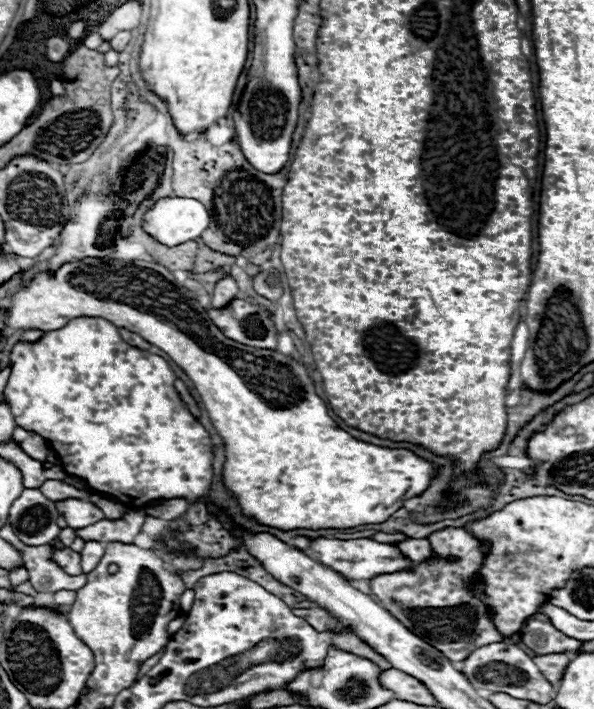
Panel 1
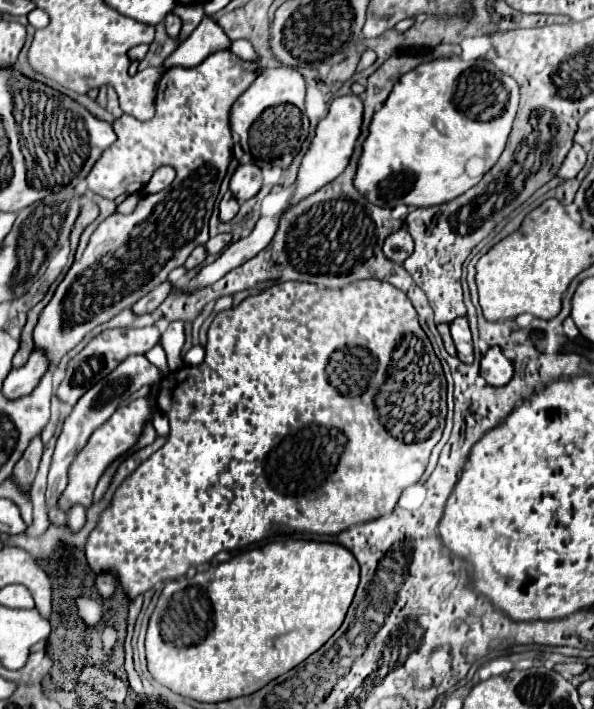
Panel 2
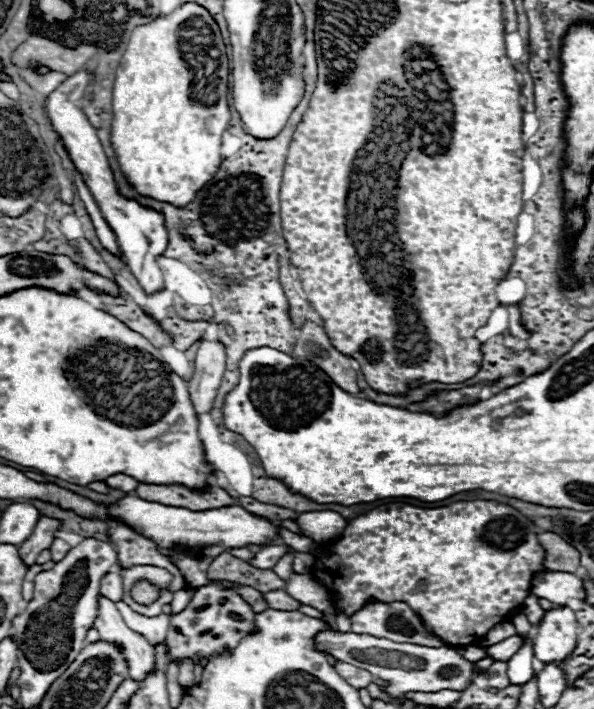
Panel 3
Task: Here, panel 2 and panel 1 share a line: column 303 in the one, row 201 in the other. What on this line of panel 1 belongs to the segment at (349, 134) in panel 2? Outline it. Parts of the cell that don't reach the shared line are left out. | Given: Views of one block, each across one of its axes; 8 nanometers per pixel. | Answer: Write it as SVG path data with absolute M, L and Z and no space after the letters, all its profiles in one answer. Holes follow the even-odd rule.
M164 198L148 214L144 228L166 246L196 240L210 226L210 212L194 198Z

